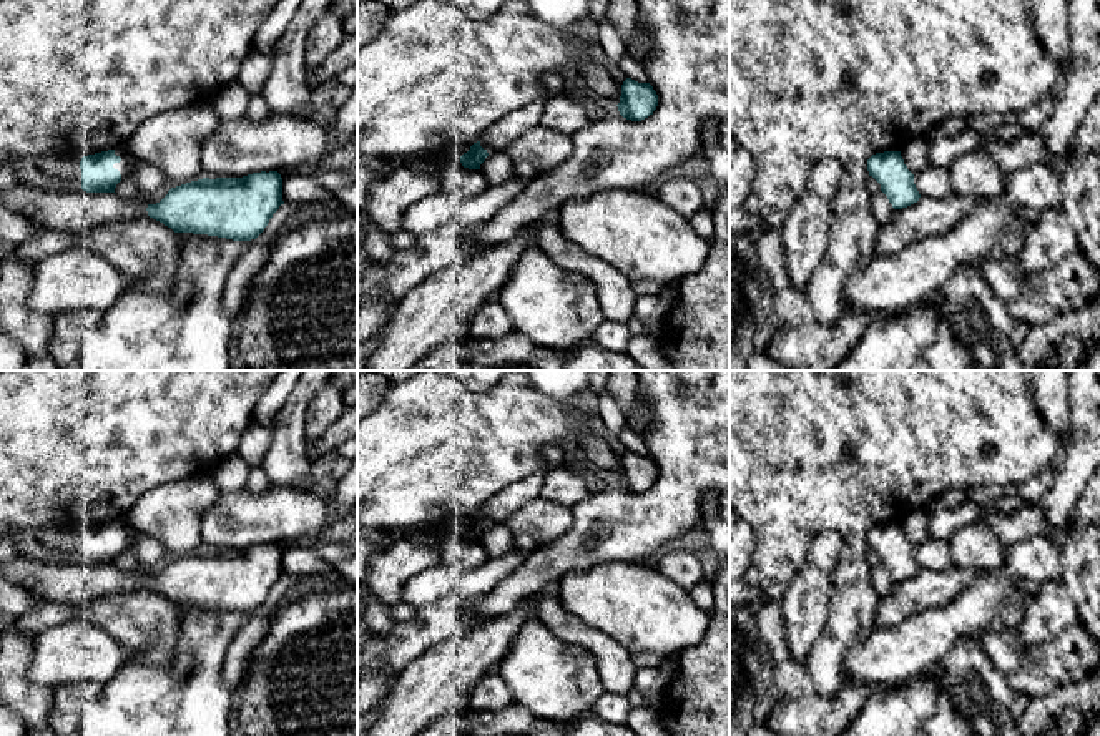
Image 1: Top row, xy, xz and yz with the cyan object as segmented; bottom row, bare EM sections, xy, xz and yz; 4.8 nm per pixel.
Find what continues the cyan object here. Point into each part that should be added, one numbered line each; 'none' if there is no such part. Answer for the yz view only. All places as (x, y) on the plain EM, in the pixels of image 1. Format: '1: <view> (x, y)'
none

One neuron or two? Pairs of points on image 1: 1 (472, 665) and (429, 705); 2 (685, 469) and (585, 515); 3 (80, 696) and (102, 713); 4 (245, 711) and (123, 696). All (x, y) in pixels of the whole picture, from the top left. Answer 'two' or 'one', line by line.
1: one
2: one
3: two
4: two

